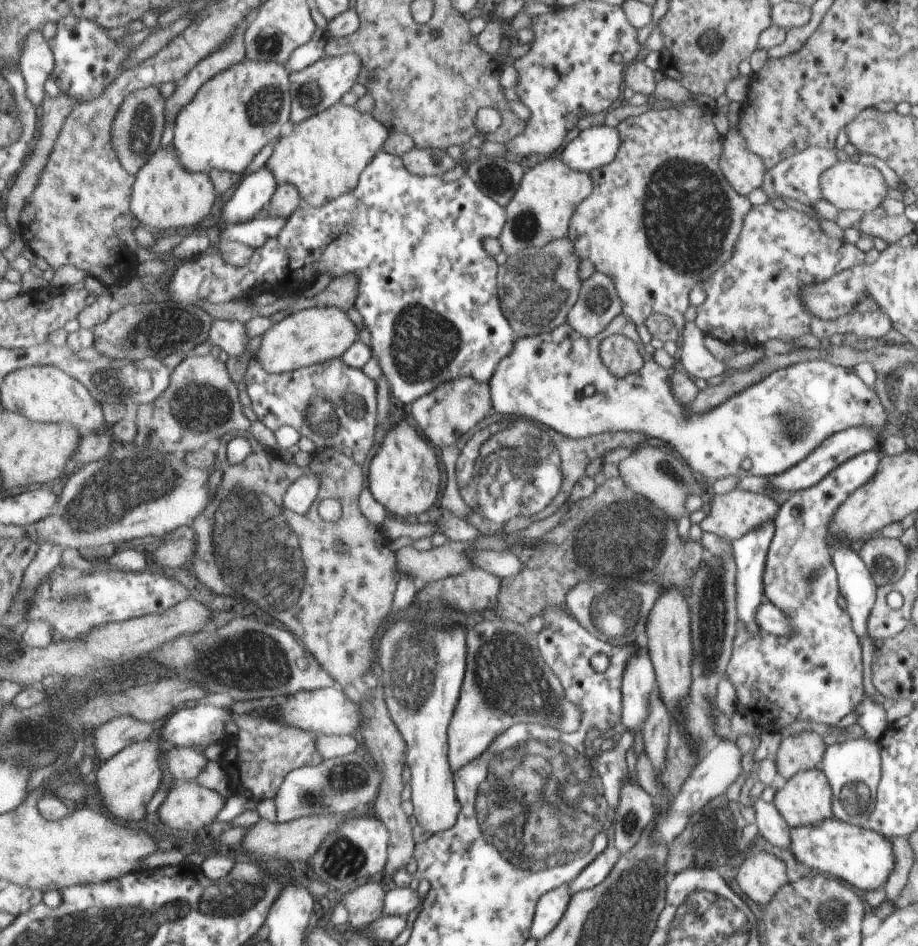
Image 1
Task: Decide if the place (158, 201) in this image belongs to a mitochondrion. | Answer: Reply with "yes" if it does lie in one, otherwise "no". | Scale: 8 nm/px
no

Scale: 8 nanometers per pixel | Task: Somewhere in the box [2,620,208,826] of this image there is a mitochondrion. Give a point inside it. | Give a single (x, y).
(51, 735)

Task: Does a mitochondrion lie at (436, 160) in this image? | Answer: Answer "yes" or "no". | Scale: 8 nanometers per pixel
no

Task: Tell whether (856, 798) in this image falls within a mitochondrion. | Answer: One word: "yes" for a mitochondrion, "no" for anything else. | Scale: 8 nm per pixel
yes

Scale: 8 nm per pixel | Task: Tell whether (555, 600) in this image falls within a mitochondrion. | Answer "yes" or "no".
no

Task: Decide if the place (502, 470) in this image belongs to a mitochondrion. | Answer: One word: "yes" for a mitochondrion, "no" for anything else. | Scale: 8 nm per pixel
yes

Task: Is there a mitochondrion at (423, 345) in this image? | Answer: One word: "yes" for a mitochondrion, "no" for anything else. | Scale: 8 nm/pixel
yes

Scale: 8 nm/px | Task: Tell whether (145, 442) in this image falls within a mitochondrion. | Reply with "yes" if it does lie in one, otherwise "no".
yes

